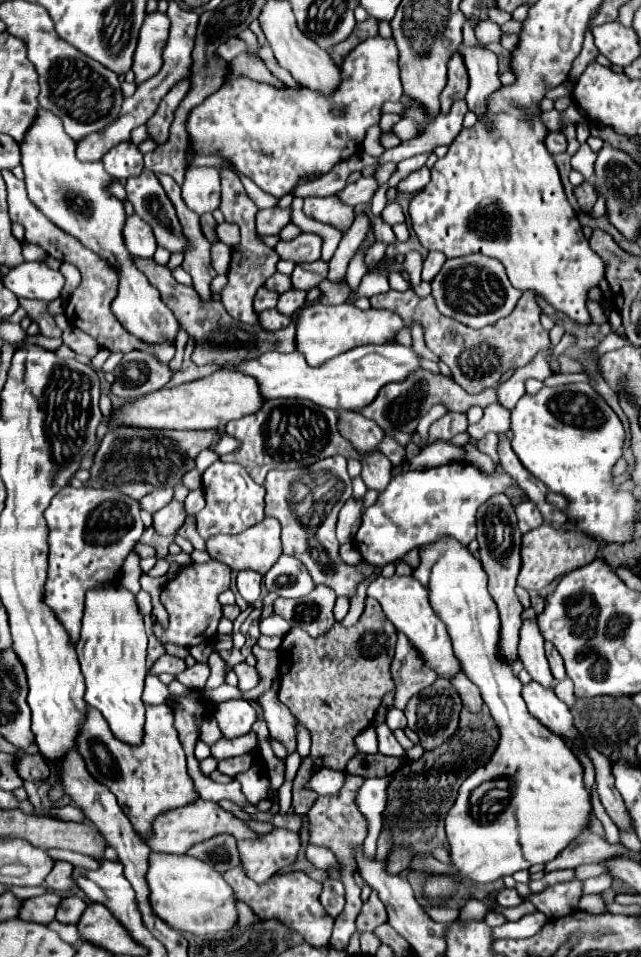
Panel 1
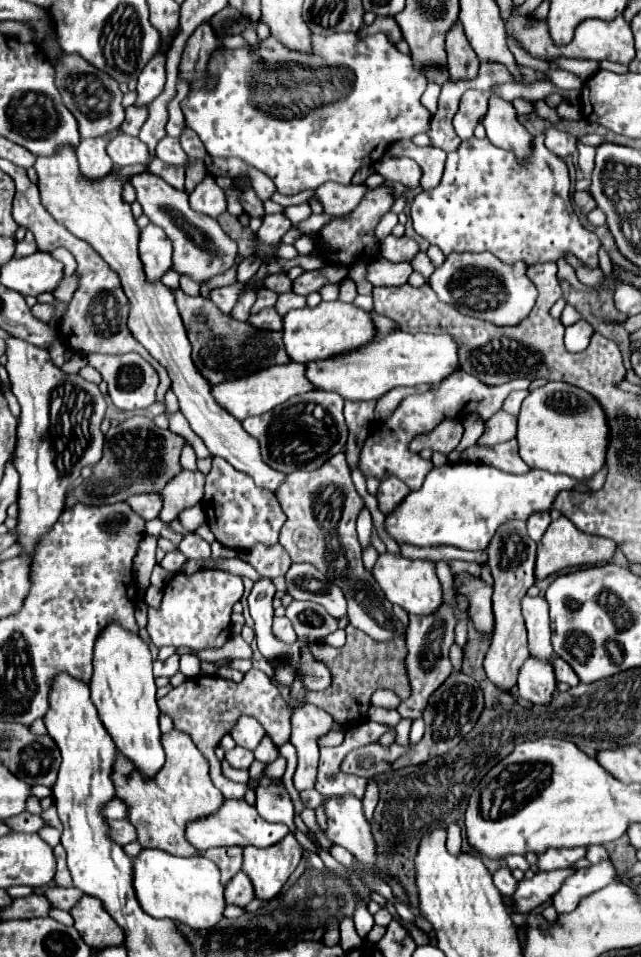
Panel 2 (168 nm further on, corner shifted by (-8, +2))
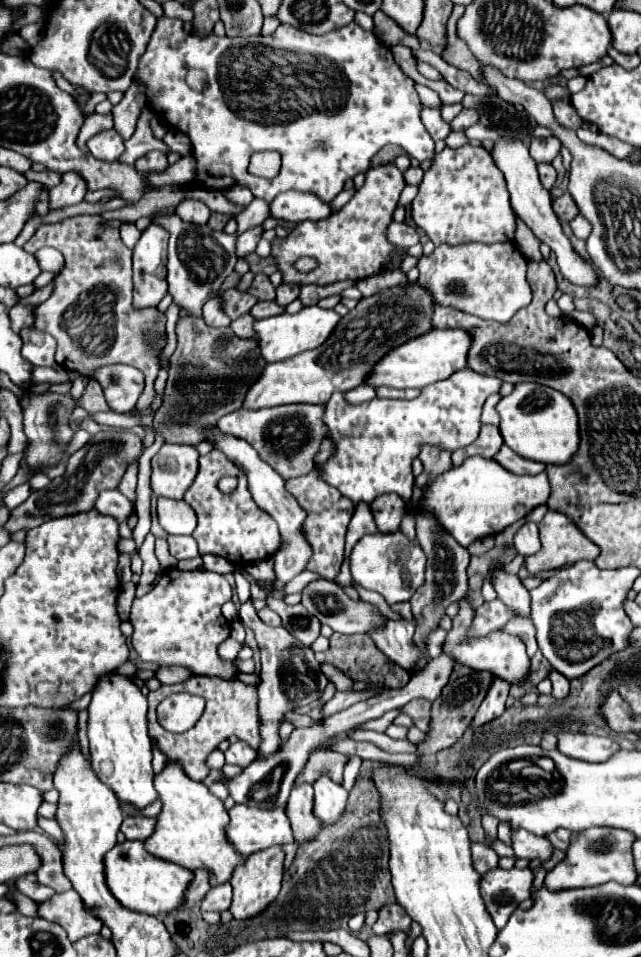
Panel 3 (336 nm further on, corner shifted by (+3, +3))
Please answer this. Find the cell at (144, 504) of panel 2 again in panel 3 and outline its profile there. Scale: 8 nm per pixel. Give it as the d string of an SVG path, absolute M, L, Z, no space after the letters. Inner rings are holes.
M104 490L96 502L94 508L102 514L108 514L120 522L126 520L126 516L132 512L132 504L130 500L126 500L126 496L122 496L118 490Z

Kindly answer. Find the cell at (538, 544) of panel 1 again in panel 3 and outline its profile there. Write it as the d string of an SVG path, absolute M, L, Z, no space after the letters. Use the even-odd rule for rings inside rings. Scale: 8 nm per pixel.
M548 510L546 516L542 518L542 522L538 524L540 528L540 540L542 540L542 548L526 558L526 568L530 574L538 574L542 570L556 570L556 568L564 568L570 564L576 564L580 560L594 560L598 556L598 546L594 542L590 542L582 530L578 530L578 526L574 526L574 522L556 510Z

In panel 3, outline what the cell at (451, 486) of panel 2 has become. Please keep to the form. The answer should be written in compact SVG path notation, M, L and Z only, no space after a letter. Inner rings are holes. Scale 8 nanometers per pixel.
M470 456L462 466L454 466L450 472L438 476L436 482L432 482L432 492L430 496L420 498L416 508L422 508L426 512L434 512L436 520L442 520L442 526L458 540L460 546L470 546L474 540L478 538L488 538L488 536L496 536L500 534L506 526L514 524L520 518L526 518L528 512L534 506L540 506L548 500L550 496L550 484L546 480L546 474L538 474L538 476L518 476L508 472L506 468L502 468L496 460L492 458L484 458L484 456Z

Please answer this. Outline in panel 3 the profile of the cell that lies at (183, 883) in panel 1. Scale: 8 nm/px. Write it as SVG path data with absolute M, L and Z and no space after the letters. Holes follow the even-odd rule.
M126 840L116 844L112 850L104 854L104 878L110 894L128 910L142 914L170 914L178 910L184 902L184 892L192 882L192 872L186 868L178 868L178 864L170 864L166 860L158 860L144 850L142 840Z

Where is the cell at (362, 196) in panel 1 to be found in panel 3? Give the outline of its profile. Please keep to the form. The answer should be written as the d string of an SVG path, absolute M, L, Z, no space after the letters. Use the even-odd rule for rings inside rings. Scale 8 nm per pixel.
M304 192L278 194L270 202L270 218L294 222L294 224L304 220L322 220L330 214L332 210L328 204L322 204L322 200Z

